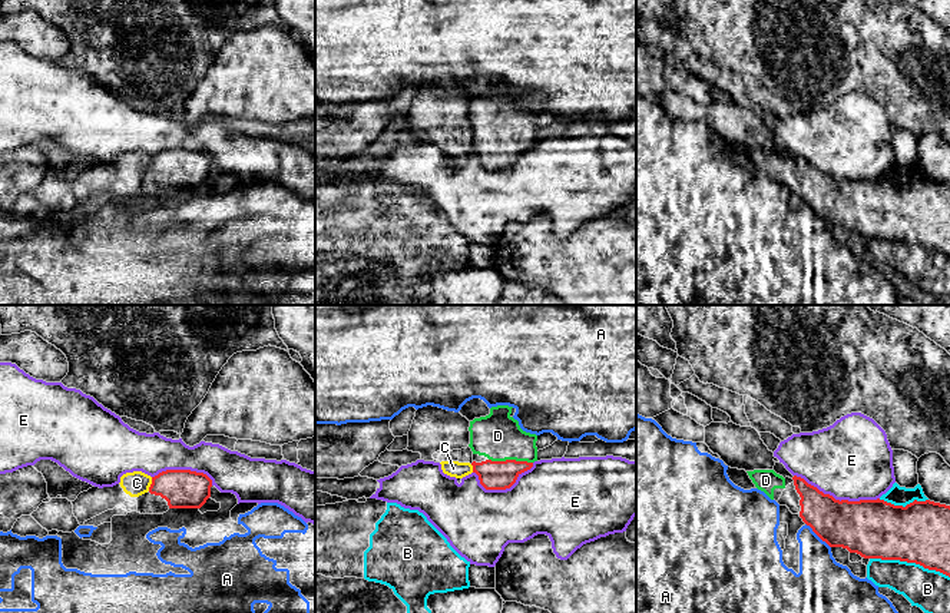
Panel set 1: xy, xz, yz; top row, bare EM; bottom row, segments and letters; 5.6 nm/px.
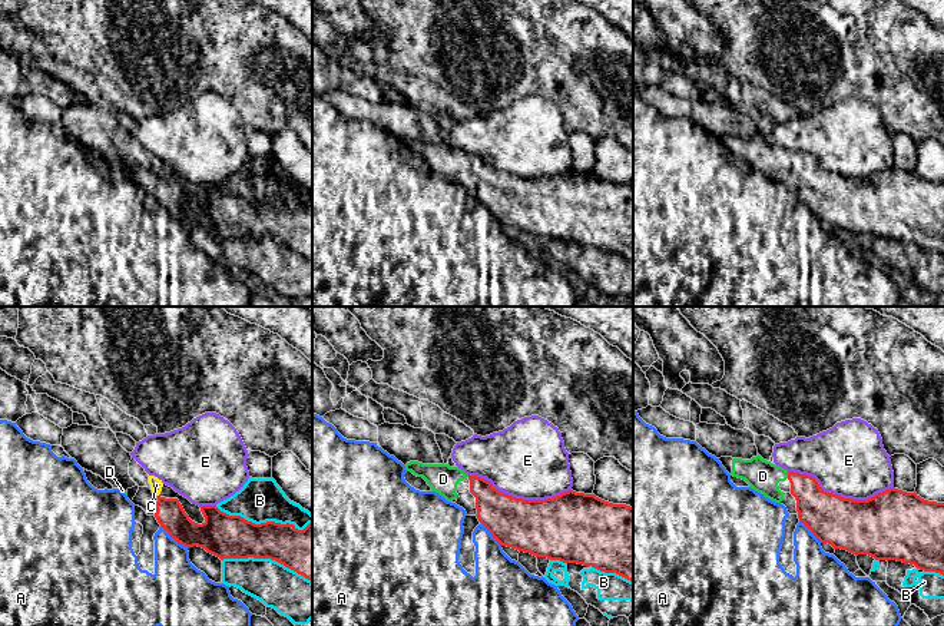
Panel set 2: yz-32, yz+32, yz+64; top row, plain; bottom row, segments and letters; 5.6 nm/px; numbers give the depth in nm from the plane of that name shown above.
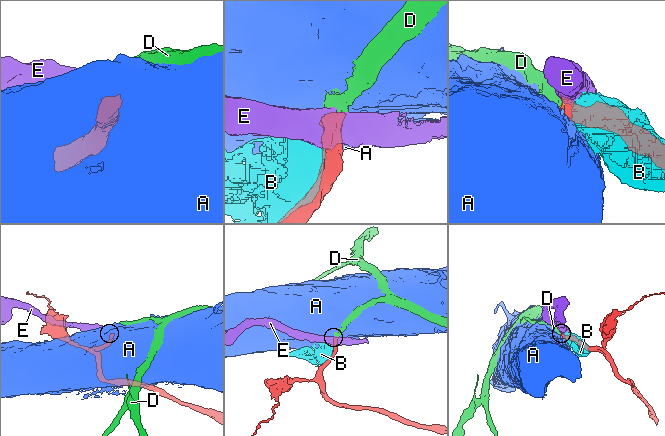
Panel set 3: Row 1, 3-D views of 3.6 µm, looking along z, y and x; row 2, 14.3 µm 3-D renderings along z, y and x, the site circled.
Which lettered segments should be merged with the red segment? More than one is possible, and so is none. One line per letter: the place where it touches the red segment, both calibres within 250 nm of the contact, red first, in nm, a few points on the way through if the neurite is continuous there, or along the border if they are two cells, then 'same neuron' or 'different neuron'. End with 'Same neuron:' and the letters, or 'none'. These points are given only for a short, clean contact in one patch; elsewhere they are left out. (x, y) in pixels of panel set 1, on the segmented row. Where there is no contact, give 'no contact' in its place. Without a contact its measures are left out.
A: meets red in yz at (818, 536); 300 nm thick on the red side, 280 nm on the other; different neuron
B: meets red in yz at (910, 562); 340 nm thick on the red side, 220 nm on the other; different neuron
C: meets red in xy at (151, 484); 220 nm thick on the red side, 140 nm on the other; border along xy (152, 477), (148, 490); different neuron
D: meets red in xz at (510, 460); 160 nm thick on the red side, 260 nm on the other; runs through xz (493, 474), (510, 460), (510, 450), (497, 436); same neuron
E: meets red in yz at (837, 500); 320 nm thick on the red side, 460 nm on the other; different neuron
Same neuron: D

